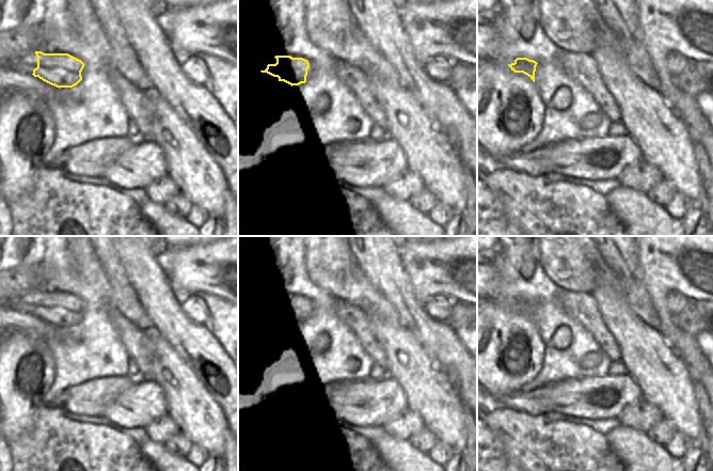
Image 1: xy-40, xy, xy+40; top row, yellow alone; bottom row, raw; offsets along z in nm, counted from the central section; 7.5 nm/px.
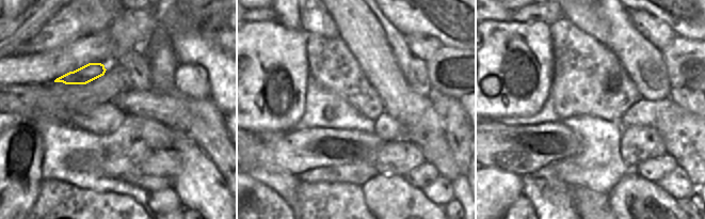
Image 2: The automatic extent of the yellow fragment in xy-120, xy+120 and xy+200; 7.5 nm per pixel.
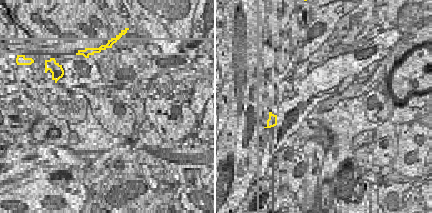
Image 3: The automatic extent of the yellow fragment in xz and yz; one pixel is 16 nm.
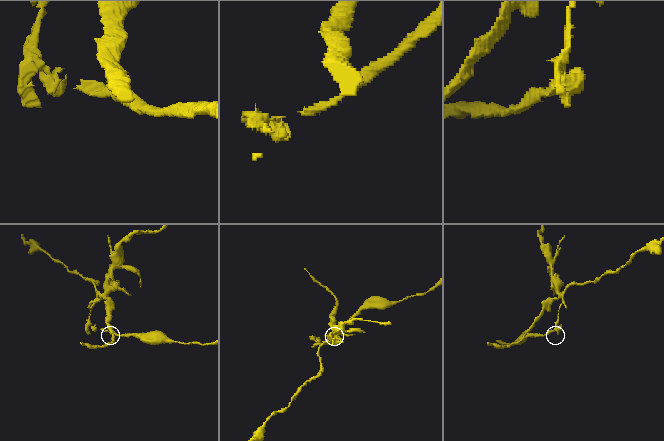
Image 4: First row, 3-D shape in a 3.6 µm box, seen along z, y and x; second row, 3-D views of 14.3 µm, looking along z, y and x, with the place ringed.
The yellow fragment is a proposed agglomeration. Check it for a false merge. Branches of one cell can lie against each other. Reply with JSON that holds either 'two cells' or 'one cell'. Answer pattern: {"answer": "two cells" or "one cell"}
{"answer": "two cells"}

